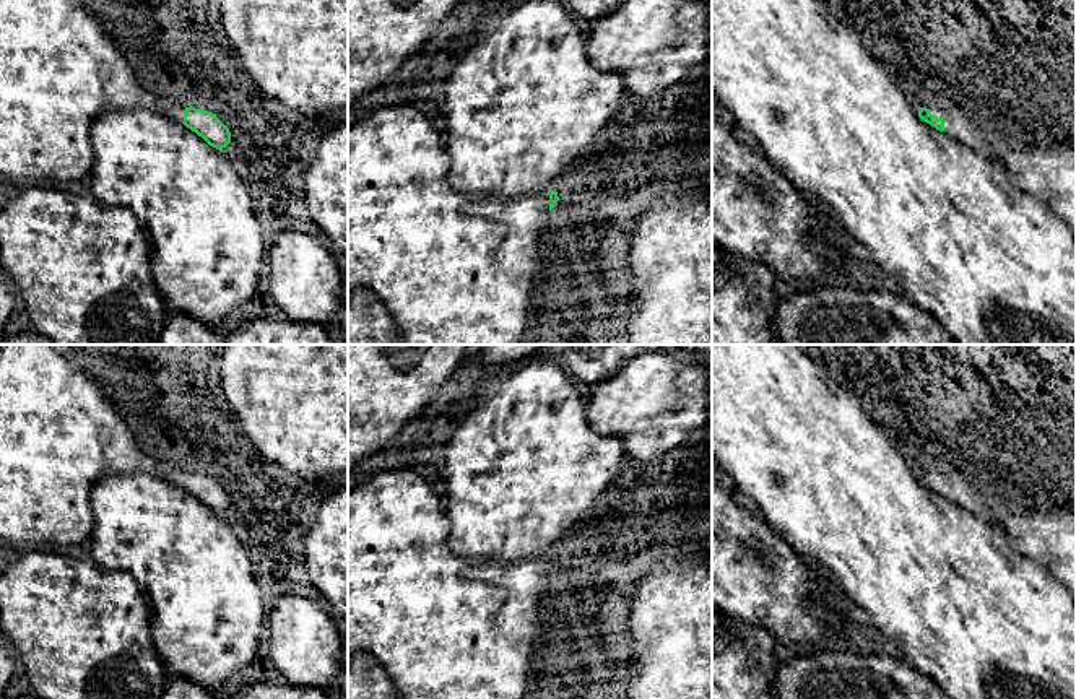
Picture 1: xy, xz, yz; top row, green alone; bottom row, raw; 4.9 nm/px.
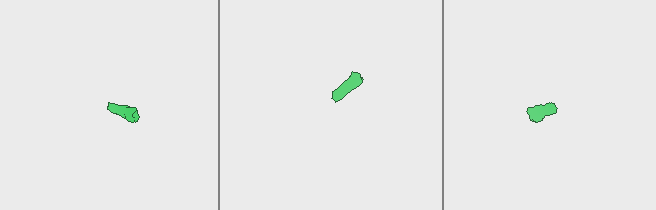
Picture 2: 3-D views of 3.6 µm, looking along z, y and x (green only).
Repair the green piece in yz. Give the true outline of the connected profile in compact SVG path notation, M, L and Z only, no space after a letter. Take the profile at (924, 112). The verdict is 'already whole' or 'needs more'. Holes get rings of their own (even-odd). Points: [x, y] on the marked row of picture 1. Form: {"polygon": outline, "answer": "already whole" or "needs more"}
{"polygon": "M922 107L918 117L956 140L975 145L982 154L1000 163L1017 187L1045 200L1076 237L1076 145L1066 140L1021 145L996 130L978 127L954 107Z", "answer": "needs more"}

